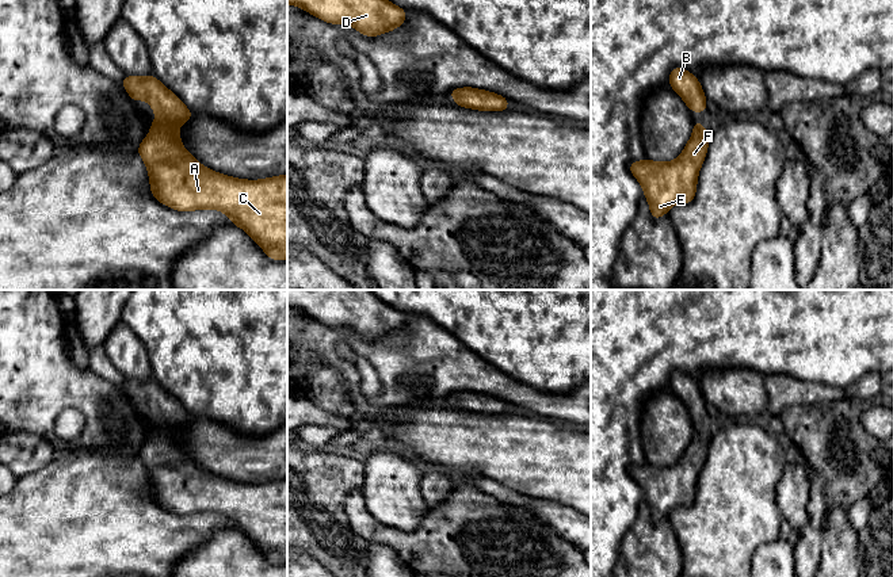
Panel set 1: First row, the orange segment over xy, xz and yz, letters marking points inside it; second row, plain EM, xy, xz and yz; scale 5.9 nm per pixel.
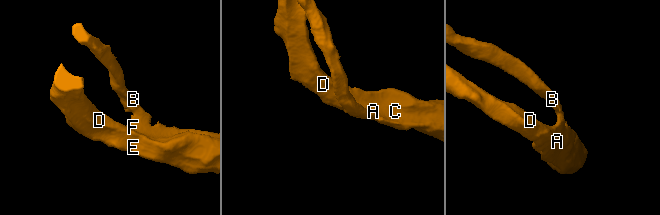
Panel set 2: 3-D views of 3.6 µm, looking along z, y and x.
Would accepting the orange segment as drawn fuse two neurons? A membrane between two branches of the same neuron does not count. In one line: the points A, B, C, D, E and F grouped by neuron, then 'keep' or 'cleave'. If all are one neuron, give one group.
A B C D E F; keep

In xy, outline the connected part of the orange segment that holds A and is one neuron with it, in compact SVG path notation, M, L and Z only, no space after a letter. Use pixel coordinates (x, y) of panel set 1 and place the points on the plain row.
M154 378L125 379L122 389L131 404L148 404L157 417L150 436L137 451L145 465L150 494L163 508L178 515L215 512L225 516L233 528L244 532L272 563L287 563L287 478L263 484L243 484L221 478L199 467L180 446L178 432L192 421L192 416Z

